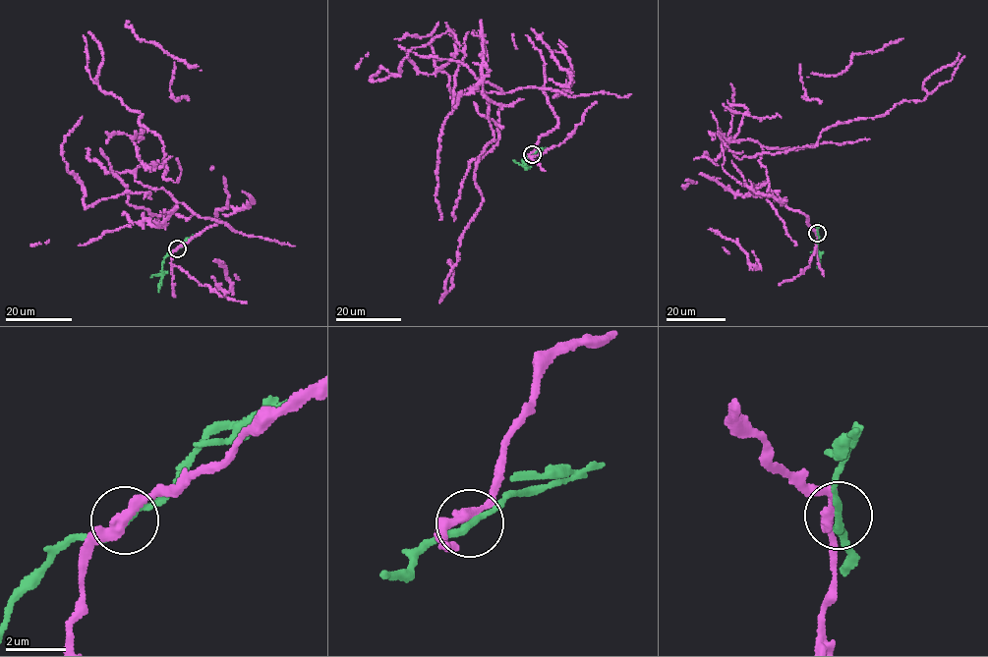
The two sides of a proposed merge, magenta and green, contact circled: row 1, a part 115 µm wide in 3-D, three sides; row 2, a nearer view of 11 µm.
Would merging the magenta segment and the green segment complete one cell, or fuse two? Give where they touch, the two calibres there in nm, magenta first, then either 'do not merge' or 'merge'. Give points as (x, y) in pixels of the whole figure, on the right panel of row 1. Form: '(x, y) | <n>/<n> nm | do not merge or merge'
(817, 233) | 320/240 nm | do not merge

